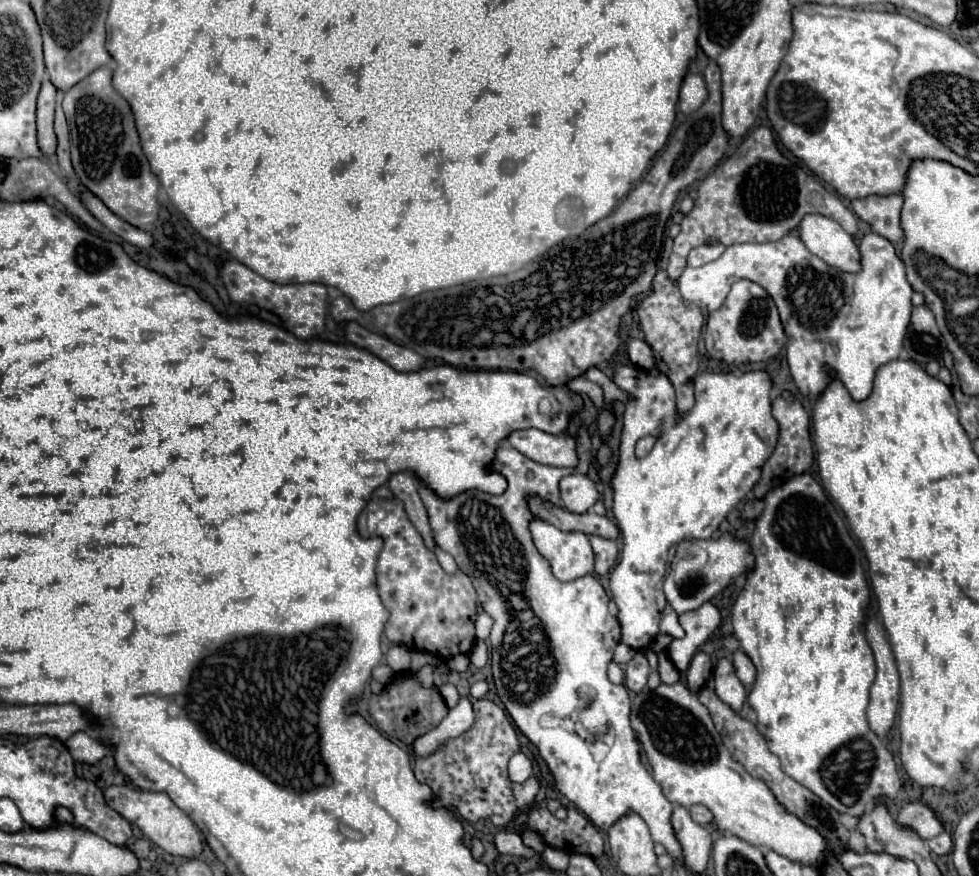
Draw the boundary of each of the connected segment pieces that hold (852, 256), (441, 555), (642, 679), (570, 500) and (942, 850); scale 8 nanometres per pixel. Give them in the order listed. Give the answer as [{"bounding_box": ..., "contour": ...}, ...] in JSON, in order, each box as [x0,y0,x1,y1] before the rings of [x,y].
[{"bounding_box":[798,213,860,273],"contour":[[[818,213],[806,215],[798,223],[798,233],[806,249],[828,265],[848,273],[860,271],[858,247],[852,235],[848,235],[834,219]]]},{"bounding_box":[434,547,458,573],"contour":[[[434,547],[434,553],[436,553],[436,557],[438,557],[438,563],[442,565],[442,569],[444,571],[448,571],[448,573],[454,573],[456,569],[458,569],[458,565],[456,565],[456,561],[446,553],[446,551],[442,551],[440,547]]]},{"bounding_box":[626,657,648,693],"contour":[[[634,657],[628,665],[626,665],[626,687],[634,693],[642,691],[646,687],[648,681],[648,669],[646,669],[646,659],[644,657]]]},{"bounding_box":[560,473,598,511],"contour":[[[572,473],[560,481],[560,499],[568,511],[588,511],[596,503],[598,491],[586,475]]]},{"bounding_box":[928,831,952,855],"contour":[[[944,831],[944,833],[940,833],[938,837],[930,839],[930,841],[928,841],[928,847],[930,847],[930,851],[936,853],[936,855],[946,855],[946,853],[952,849],[952,837]]]}]

